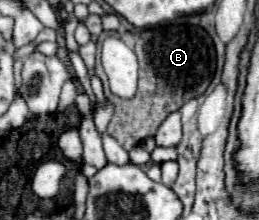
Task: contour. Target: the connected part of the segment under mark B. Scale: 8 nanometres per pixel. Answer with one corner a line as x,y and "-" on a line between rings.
176,19
170,23
162,23
154,29
146,29
140,33
116,33
128,47
136,51
140,57
142,73
138,81
138,91
132,99
120,99
112,95
106,73
100,65
100,53
96,55
96,73
104,83
104,95
108,101
114,103
114,117
108,125
108,133
126,149
130,151
142,139
154,137
160,123
174,111
178,111
186,101
200,97
216,71
216,51
212,45
210,35
198,27
188,23
186,19

